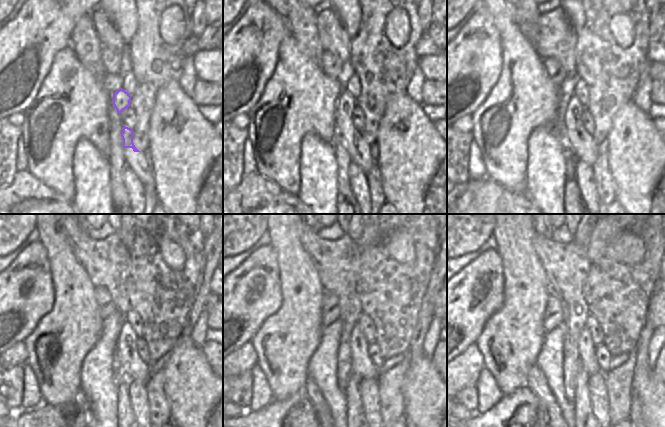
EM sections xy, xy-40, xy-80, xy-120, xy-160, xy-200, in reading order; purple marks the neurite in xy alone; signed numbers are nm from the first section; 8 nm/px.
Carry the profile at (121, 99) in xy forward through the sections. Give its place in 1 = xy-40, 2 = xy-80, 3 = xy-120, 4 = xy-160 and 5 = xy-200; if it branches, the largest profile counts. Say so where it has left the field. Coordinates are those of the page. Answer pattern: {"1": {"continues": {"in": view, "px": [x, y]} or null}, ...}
{"1": {"continues": {"in": "xy-40", "px": [353, 138]}}, "2": {"continues": {"in": "xy-80", "px": [576, 136]}}, "3": {"continues": {"in": "xy-120", "px": [126, 351]}}, "4": {"continues": {"in": "xy-160", "px": [361, 362]}}, "5": {"continues": {"in": "xy-200", "px": [587, 358]}}}

